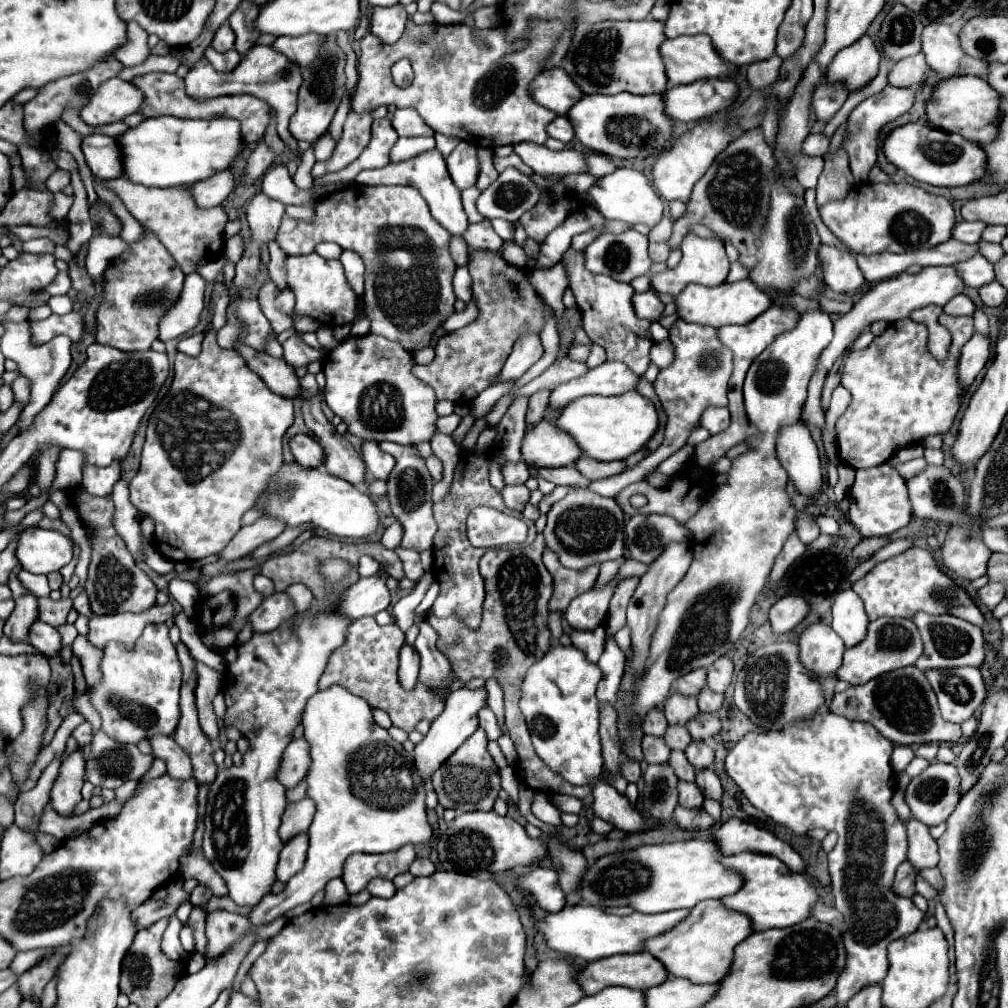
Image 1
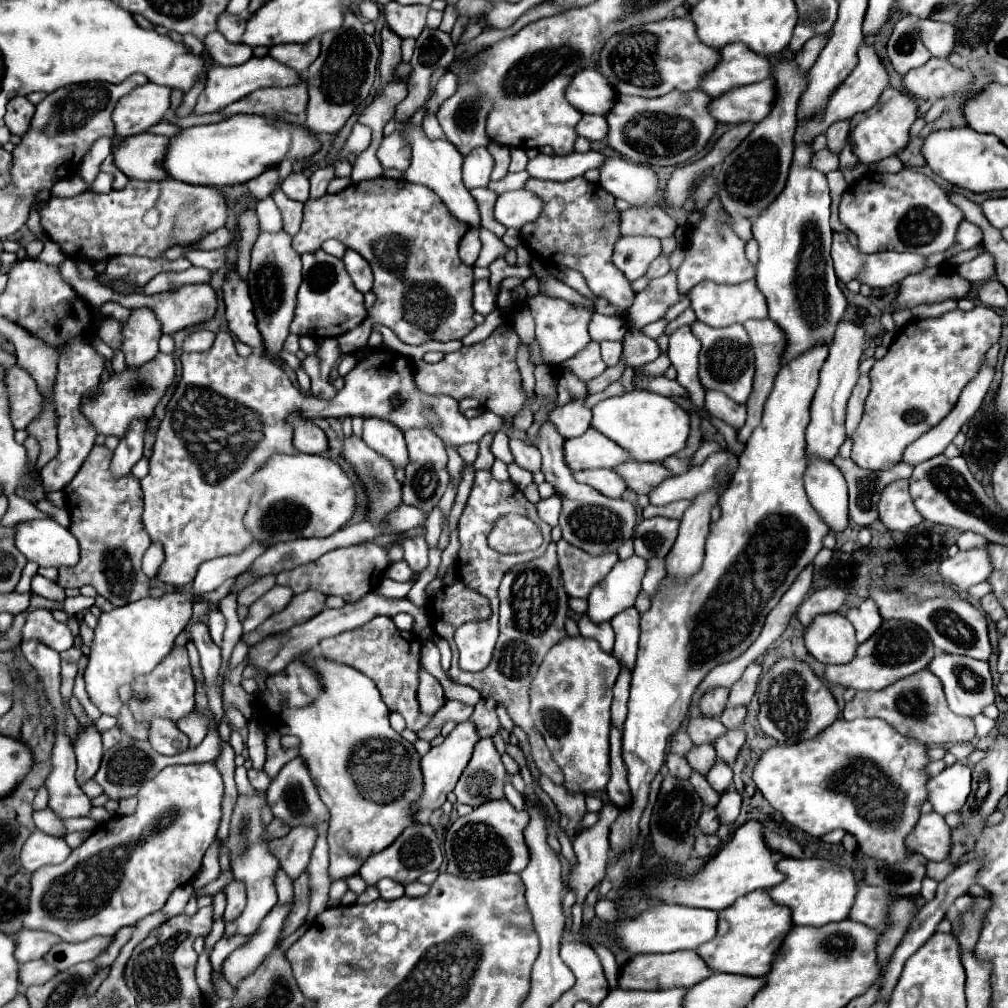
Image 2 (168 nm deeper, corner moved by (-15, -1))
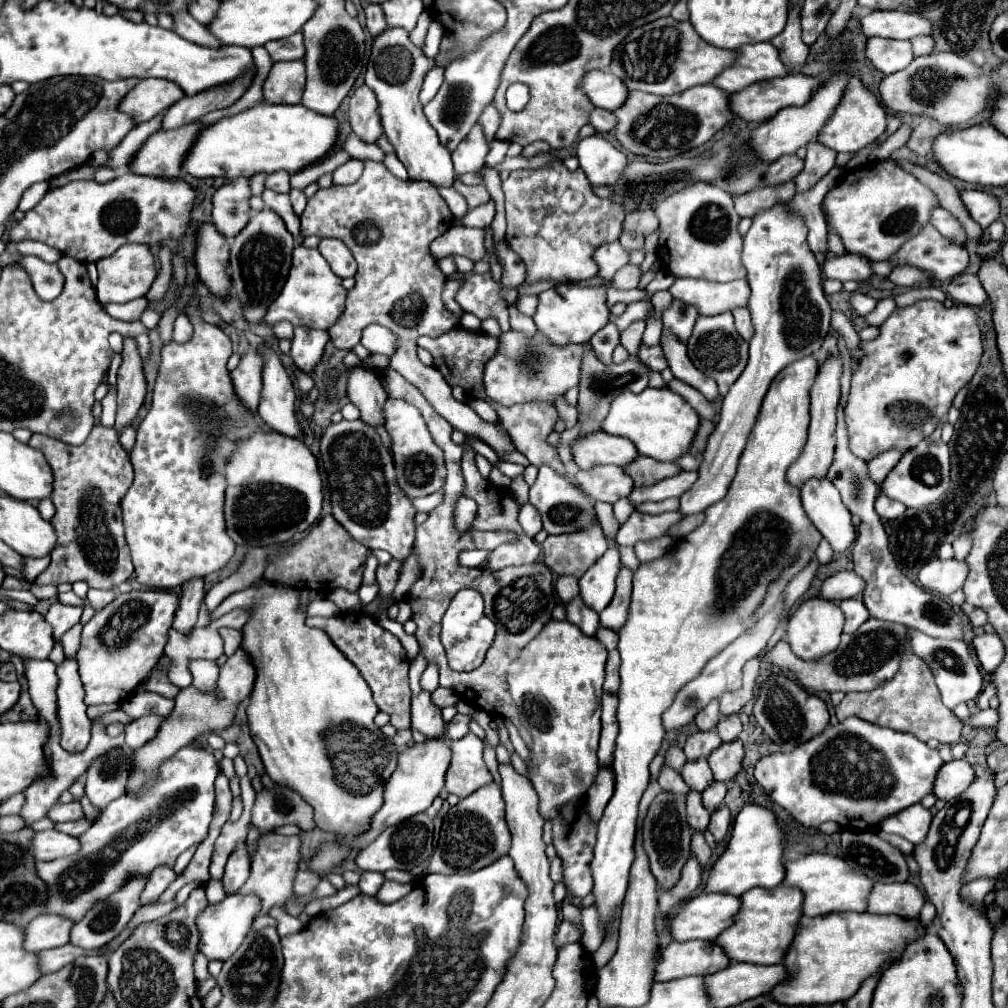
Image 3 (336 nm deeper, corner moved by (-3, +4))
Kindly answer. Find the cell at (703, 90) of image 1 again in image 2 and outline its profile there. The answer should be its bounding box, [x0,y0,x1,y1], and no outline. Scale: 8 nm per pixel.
[709,78,775,124]

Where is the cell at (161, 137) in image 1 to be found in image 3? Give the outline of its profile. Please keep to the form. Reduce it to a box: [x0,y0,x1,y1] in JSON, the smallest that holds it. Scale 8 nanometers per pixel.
[183,103,337,177]

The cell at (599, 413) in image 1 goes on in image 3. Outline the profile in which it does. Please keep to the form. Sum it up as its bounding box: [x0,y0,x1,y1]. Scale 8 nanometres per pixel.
[603,387,701,461]

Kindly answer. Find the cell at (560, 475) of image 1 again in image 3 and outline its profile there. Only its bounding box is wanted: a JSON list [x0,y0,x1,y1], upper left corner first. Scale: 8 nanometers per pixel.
[575,465,633,503]

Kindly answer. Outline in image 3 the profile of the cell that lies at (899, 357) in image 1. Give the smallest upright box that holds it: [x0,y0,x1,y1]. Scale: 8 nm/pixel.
[845,299,983,461]

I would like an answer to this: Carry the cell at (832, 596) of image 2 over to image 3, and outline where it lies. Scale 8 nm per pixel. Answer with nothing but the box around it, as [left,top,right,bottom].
[821,571,863,601]

